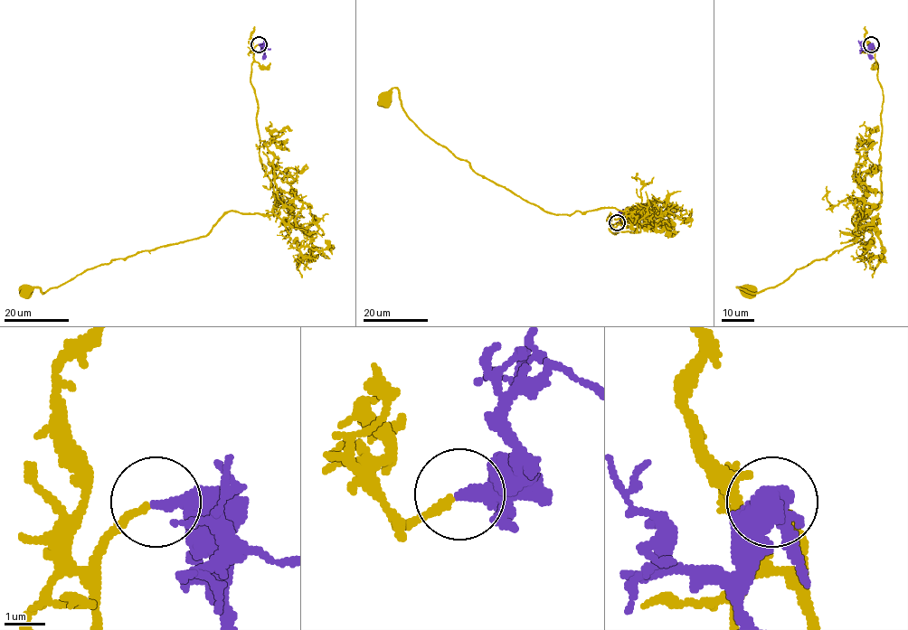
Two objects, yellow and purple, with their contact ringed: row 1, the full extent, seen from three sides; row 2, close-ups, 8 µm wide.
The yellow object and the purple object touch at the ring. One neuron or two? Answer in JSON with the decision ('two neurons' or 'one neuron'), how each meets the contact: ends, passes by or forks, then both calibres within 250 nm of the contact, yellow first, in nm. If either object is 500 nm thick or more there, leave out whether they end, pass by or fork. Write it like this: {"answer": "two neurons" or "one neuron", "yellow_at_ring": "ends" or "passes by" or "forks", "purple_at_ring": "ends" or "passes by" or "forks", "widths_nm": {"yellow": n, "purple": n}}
{"answer": "one neuron", "yellow_at_ring": "ends", "purple_at_ring": "ends", "widths_nm": {"yellow": 190, "purple": 320}}

